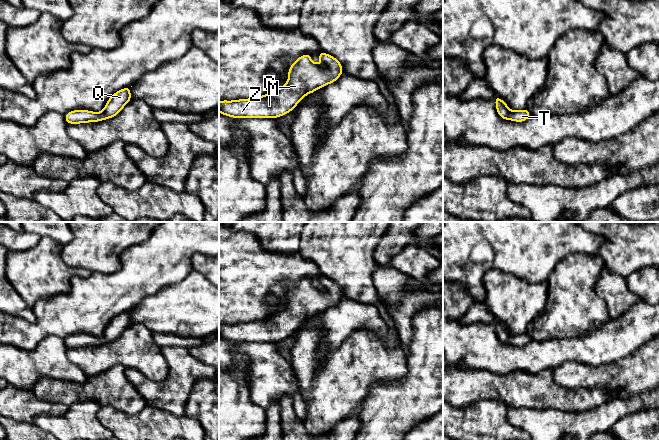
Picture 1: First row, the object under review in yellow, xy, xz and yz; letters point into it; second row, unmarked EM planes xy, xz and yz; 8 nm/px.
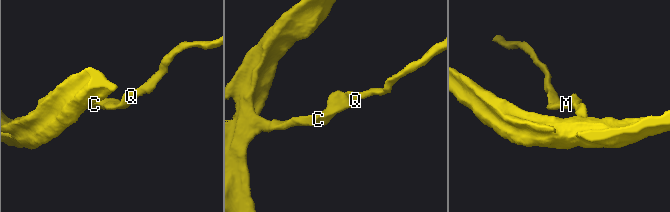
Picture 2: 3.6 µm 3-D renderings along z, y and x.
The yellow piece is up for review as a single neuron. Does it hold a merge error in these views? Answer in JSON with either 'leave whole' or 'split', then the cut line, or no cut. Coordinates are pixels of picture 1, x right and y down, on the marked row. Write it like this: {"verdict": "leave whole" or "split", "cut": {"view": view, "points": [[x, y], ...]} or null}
{"verdict": "leave whole", "cut": null}

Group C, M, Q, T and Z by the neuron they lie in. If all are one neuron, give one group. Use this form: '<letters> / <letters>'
C M Q T Z

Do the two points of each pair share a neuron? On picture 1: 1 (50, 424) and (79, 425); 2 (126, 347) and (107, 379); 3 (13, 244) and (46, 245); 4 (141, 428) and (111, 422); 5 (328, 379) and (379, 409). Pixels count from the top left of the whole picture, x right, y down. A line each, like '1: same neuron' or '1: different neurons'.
1: same neuron
2: different neurons
3: different neurons
4: same neuron
5: different neurons

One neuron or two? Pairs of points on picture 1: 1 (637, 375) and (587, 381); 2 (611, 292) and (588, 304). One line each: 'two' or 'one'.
1: one
2: two

